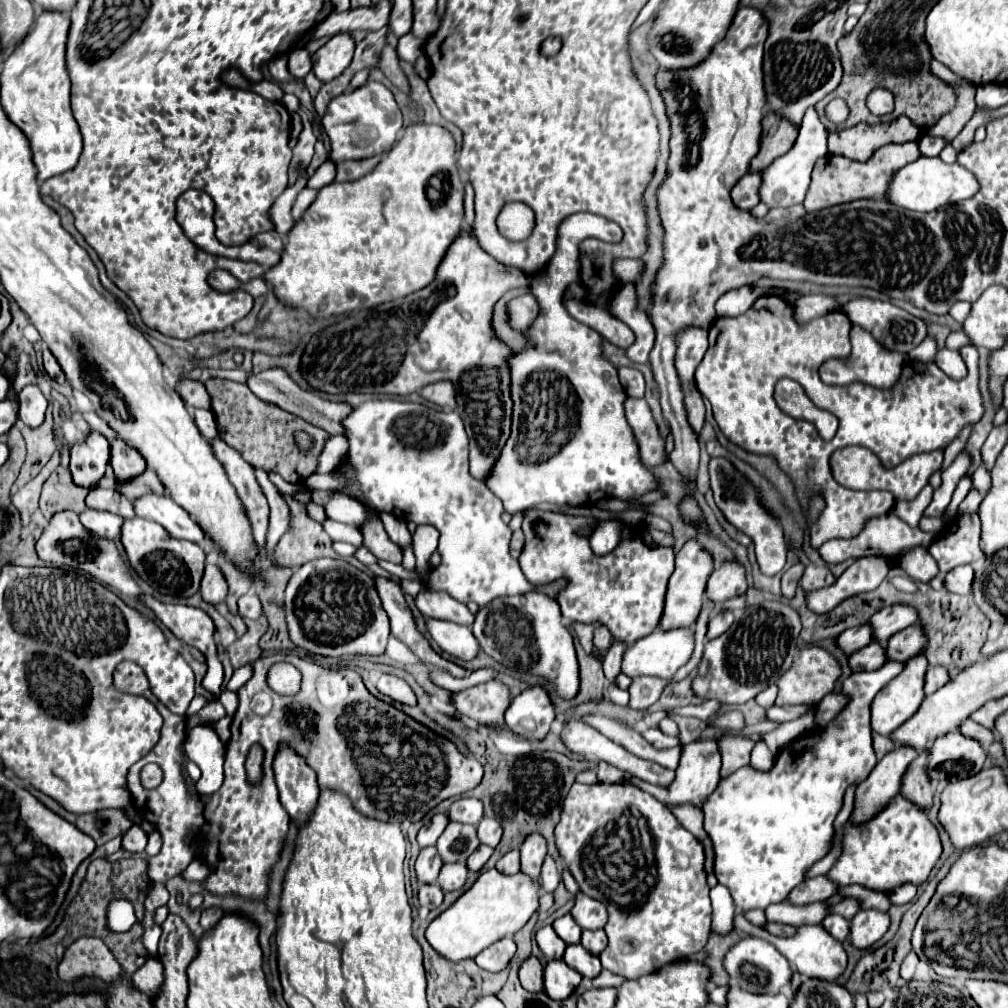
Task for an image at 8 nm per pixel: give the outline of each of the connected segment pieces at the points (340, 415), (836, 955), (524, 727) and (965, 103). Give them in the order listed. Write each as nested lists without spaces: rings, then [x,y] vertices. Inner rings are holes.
[[[270,367],[270,369],[264,369],[260,373],[250,373],[246,385],[260,399],[278,405],[281,409],[302,417],[304,421],[308,421],[308,423],[312,423],[312,425],[328,431],[330,435],[344,435],[342,421],[344,421],[344,417],[348,417],[348,413],[352,413],[352,407],[348,403],[336,403],[325,400],[316,391],[302,389],[290,377],[290,373],[286,369],[282,369],[282,367]]]
[[[735,913],[734,926],[748,935],[770,941],[796,967],[796,971],[800,974],[801,984],[810,978],[822,979],[822,981],[836,981],[836,979],[840,979],[840,975],[846,969],[846,951],[844,951],[842,943],[834,941],[822,929],[822,925],[802,925],[802,927],[798,927],[794,937],[776,937],[767,931],[762,931],[762,928],[749,923],[742,913]]]
[[[528,687],[512,699],[504,713],[506,725],[522,739],[542,741],[554,721],[554,707],[542,687]]]
[[[962,81],[960,87],[954,87],[958,93],[958,105],[956,109],[952,109],[948,115],[940,117],[936,125],[922,129],[924,135],[932,135],[932,137],[944,137],[946,143],[952,143],[952,139],[962,131],[962,127],[970,121],[970,117],[974,115],[976,103],[974,103],[974,93],[976,93],[976,85]]]

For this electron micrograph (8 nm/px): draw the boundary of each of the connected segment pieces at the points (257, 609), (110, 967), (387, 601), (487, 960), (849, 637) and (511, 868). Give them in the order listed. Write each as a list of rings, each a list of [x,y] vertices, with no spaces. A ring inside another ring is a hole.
[[[254,593],[242,595],[240,601],[238,601],[238,613],[240,613],[240,617],[248,617],[248,619],[254,619],[254,621],[260,619],[260,615],[262,615],[260,599]]]
[[[93,936],[72,943],[58,965],[58,975],[68,983],[76,983],[76,971],[84,971],[86,977],[102,979],[106,983],[114,983],[124,975],[124,969],[114,961],[112,953],[108,953],[108,947]]]
[[[376,577],[376,589],[378,595],[382,599],[382,607],[390,617],[390,627],[392,627],[392,635],[400,641],[404,641],[410,651],[422,659],[422,663],[432,663],[438,667],[444,667],[452,677],[468,677],[470,671],[462,669],[456,663],[450,663],[446,659],[442,659],[428,643],[428,639],[418,631],[416,619],[412,615],[412,611],[408,609],[404,597],[402,597],[402,589],[396,581],[392,579],[384,579],[384,577]]]
[[[504,937],[500,941],[492,943],[488,949],[480,951],[474,957],[474,961],[486,971],[502,971],[508,965],[508,961],[514,957],[514,953],[516,953],[514,939],[512,937]]]
[[[860,625],[860,627],[846,629],[846,631],[836,639],[836,645],[838,645],[846,655],[852,655],[856,649],[868,645],[870,641],[872,641],[872,629],[870,629],[870,625]]]
[[[518,849],[508,851],[508,853],[496,863],[496,869],[502,871],[502,873],[518,873],[518,871],[520,871],[520,851],[518,851]]]

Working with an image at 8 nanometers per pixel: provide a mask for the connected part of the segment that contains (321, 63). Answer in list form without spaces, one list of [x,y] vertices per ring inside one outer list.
[[[338,33],[330,37],[314,55],[314,73],[320,81],[338,77],[352,61],[354,39],[350,33]]]

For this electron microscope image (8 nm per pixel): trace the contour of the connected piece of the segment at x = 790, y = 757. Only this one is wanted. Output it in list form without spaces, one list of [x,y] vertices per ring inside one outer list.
[[[886,661],[882,665],[882,669],[876,669],[876,671],[870,671],[870,673],[852,673],[848,679],[844,679],[842,683],[842,695],[850,697],[850,701],[846,703],[846,707],[826,725],[826,727],[816,727],[810,735],[804,735],[796,741],[792,741],[790,745],[786,745],[774,759],[774,765],[768,769],[768,771],[758,771],[754,769],[752,765],[744,765],[744,769],[736,769],[736,773],[732,773],[732,777],[724,777],[720,779],[718,787],[716,787],[716,793],[712,793],[712,797],[708,797],[708,801],[704,801],[704,829],[706,833],[710,835],[712,839],[712,845],[714,845],[714,875],[718,879],[718,883],[722,885],[728,885],[730,893],[732,893],[732,899],[736,901],[736,907],[746,913],[748,909],[766,909],[770,903],[780,903],[788,897],[790,889],[794,889],[798,883],[802,883],[804,879],[804,871],[816,863],[818,859],[822,859],[826,853],[828,853],[828,843],[832,839],[832,833],[834,833],[834,819],[838,815],[838,811],[842,809],[842,797],[844,797],[844,791],[850,783],[860,783],[868,777],[868,773],[872,771],[872,767],[876,765],[876,755],[874,755],[874,749],[872,749],[872,729],[870,729],[870,703],[874,699],[874,695],[892,679],[896,677],[898,673],[902,671],[902,663],[898,661]]]

